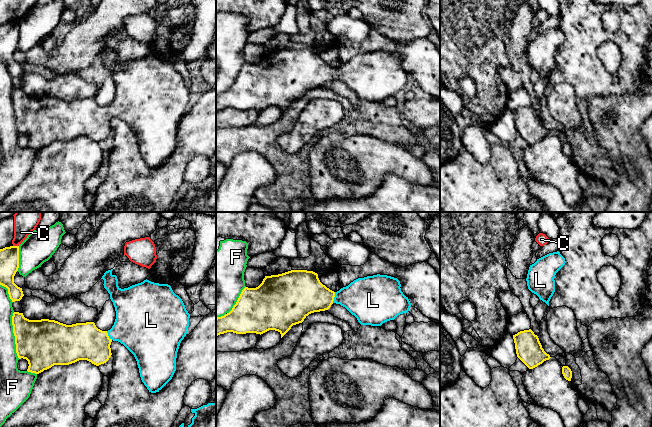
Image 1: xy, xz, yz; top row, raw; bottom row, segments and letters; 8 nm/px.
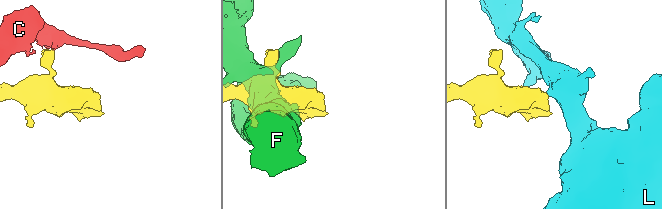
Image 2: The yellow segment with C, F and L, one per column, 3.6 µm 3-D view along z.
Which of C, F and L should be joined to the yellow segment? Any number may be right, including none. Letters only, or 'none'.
L

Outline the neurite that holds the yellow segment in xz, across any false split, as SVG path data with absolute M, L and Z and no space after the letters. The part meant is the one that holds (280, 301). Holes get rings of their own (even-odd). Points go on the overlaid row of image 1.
M291 270L278 275L265 276L256 288L245 287L232 310L216 318L216 336L227 332L236 334L263 334L269 330L278 331L281 338L293 325L302 323L311 313L328 310L333 303L345 307L361 325L381 326L407 313L411 303L401 291L397 278L387 275L373 275L358 278L348 286L334 292L323 285L318 274L307 270Z

